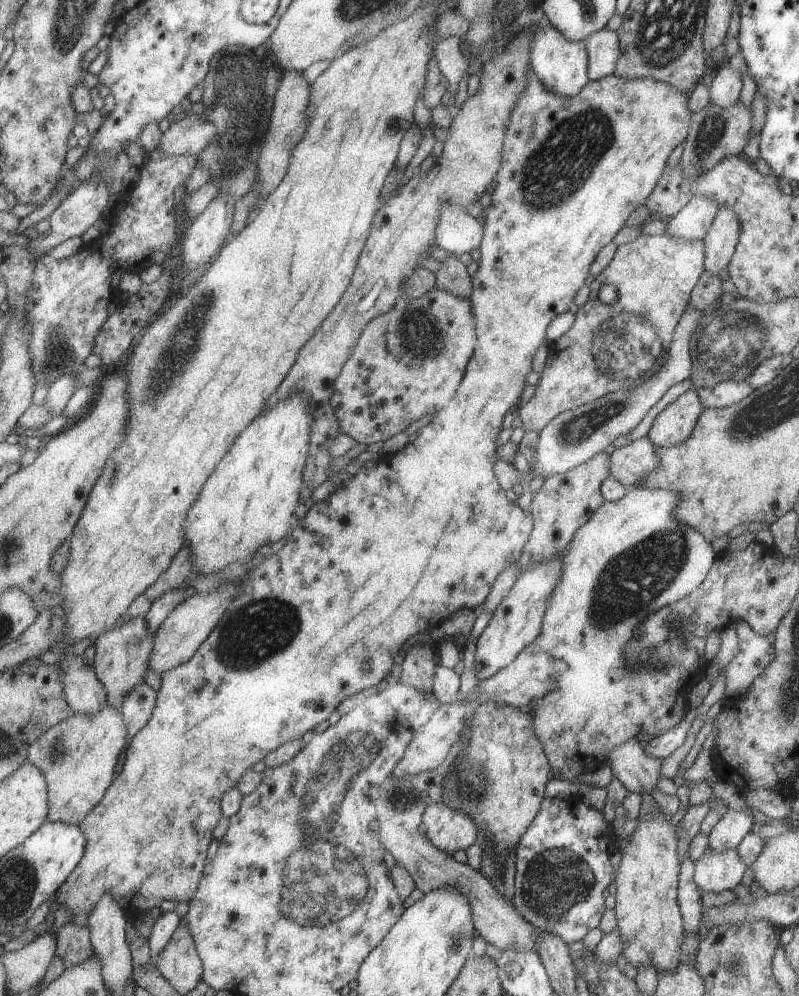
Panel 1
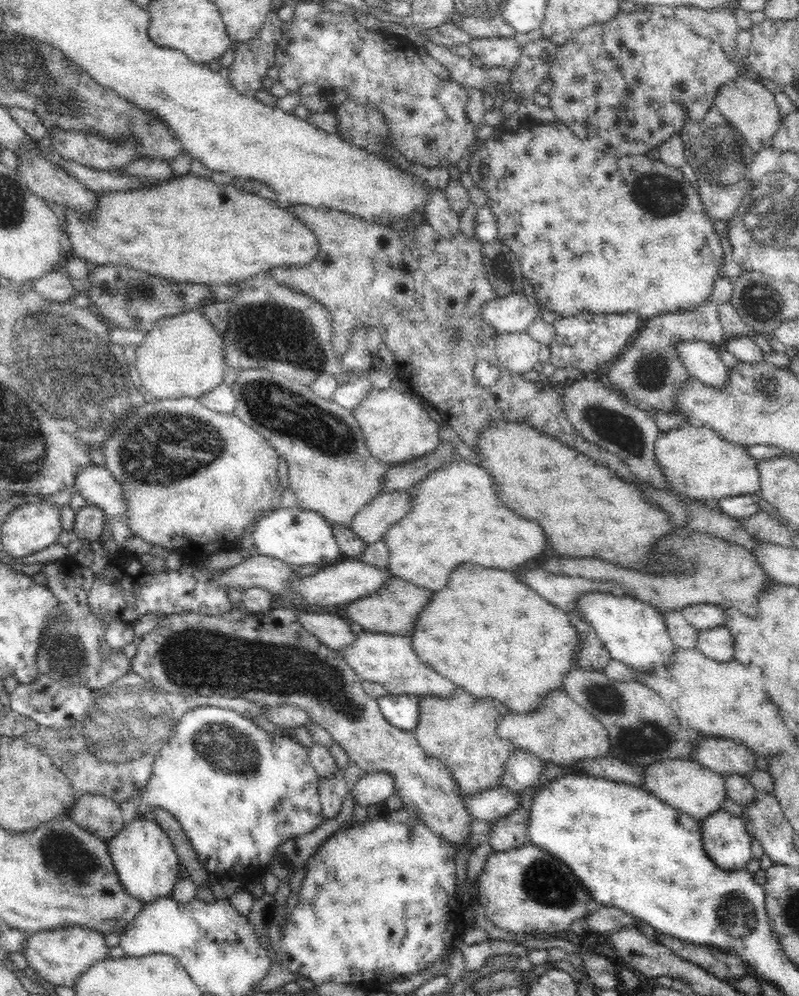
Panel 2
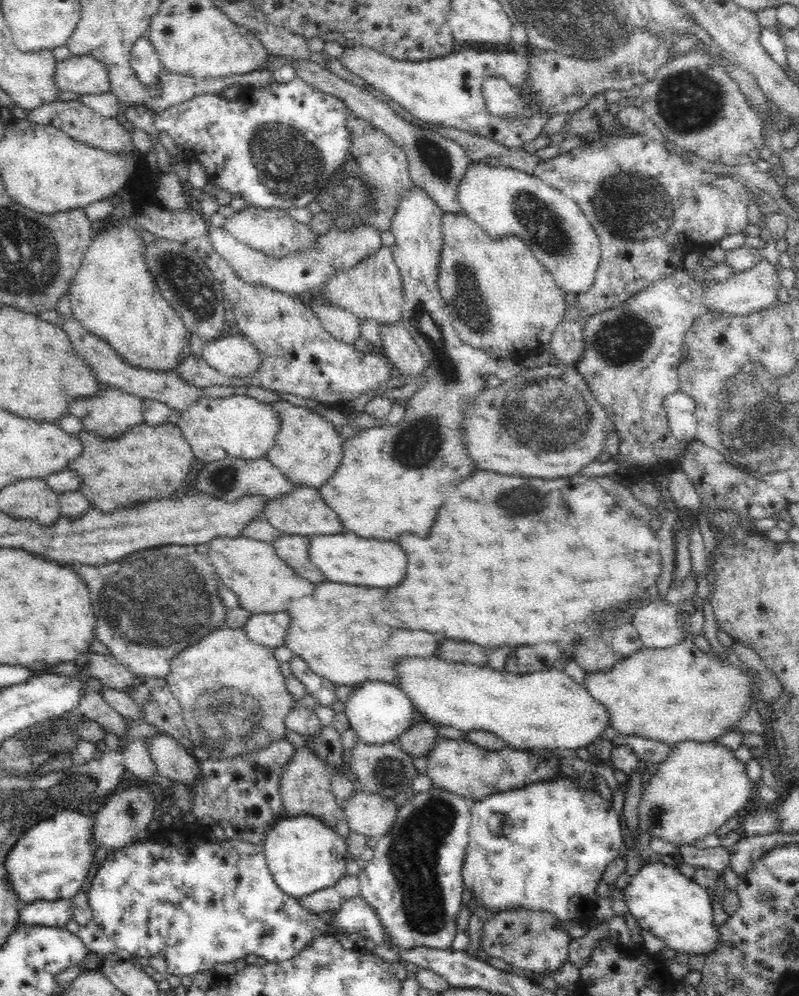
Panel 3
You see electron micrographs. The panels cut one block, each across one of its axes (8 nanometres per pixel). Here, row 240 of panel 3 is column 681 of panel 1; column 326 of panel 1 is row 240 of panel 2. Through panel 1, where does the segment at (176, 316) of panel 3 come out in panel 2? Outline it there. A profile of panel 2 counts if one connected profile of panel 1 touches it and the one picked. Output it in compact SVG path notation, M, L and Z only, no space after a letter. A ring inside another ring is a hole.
M554 121L542 123L538 126L521 126L520 146L498 146L498 136L492 136L486 140L478 140L481 147L469 156L468 173L472 175L474 187L485 190L487 194L486 206L497 216L497 241L508 247L521 264L523 277L532 284L535 296L543 309L557 312L560 317L572 318L580 312L592 314L626 314L637 312L638 317L650 319L665 313L681 313L694 310L712 292L712 284L718 278L721 270L722 254L724 253L720 243L720 235L715 231L714 220L702 211L703 205L700 194L685 178L677 167L668 166L660 159L650 160L646 155L616 157L607 152L590 149L585 146L582 139L578 138L565 124ZM482 163L490 165L490 178L482 179L476 170Z

